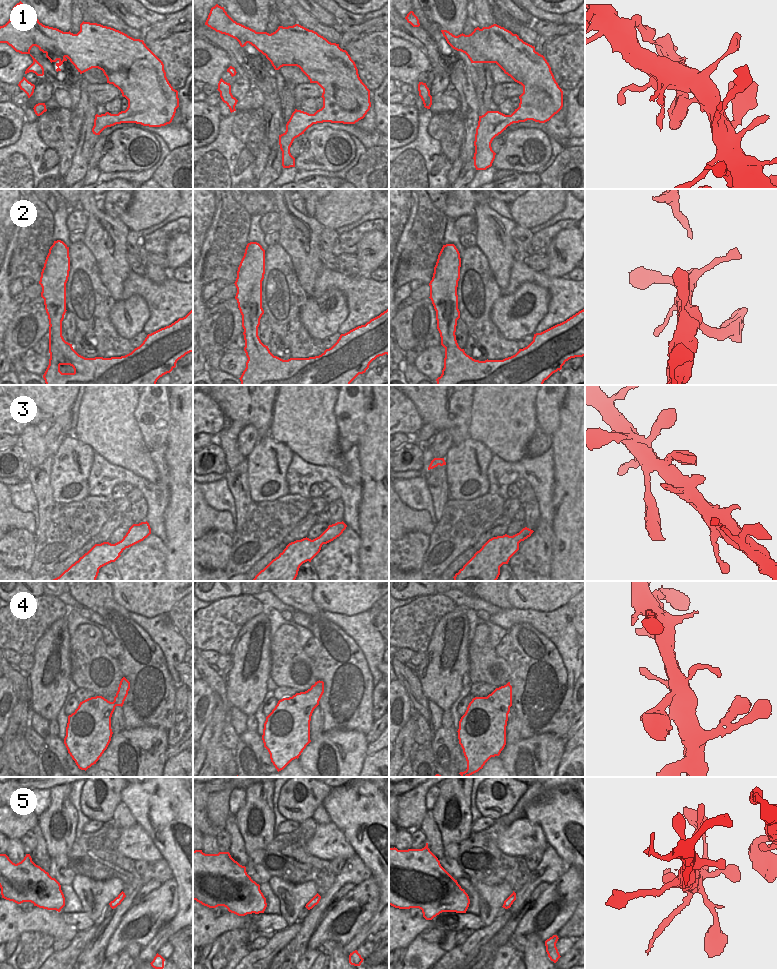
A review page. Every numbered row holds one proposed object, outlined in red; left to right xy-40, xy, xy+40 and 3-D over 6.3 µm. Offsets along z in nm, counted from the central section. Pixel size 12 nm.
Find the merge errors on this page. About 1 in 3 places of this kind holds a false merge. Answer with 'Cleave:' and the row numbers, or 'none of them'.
Cleave: none of them

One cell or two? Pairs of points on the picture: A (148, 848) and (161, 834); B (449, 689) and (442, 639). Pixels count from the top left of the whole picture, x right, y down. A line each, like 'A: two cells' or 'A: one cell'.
A: two cells
B: one cell

